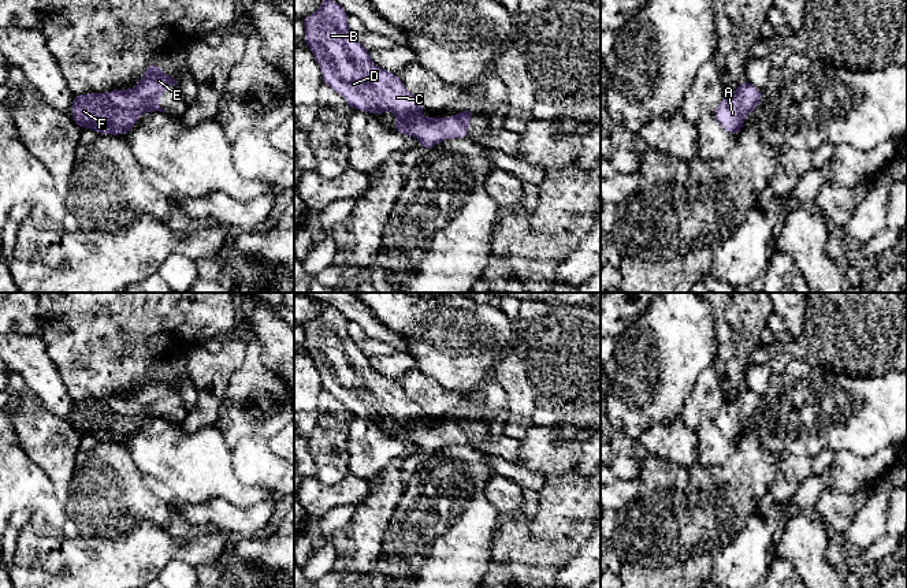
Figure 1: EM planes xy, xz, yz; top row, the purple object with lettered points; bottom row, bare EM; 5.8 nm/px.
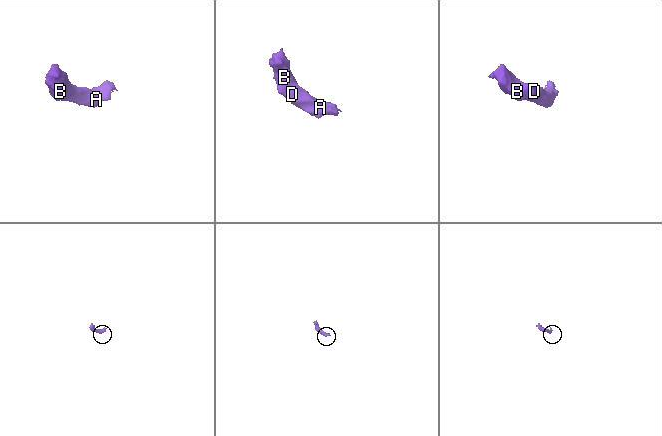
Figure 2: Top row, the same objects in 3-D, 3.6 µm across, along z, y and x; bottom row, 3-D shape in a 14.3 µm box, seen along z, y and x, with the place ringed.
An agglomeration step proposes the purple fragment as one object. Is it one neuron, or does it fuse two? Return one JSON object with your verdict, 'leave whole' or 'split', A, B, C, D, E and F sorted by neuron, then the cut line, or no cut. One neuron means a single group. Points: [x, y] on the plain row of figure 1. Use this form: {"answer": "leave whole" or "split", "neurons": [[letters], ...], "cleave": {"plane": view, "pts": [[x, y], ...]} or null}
{"answer": "leave whole", "neurons": [["A", "B", "C", "D", "E", "F"]], "cleave": null}

